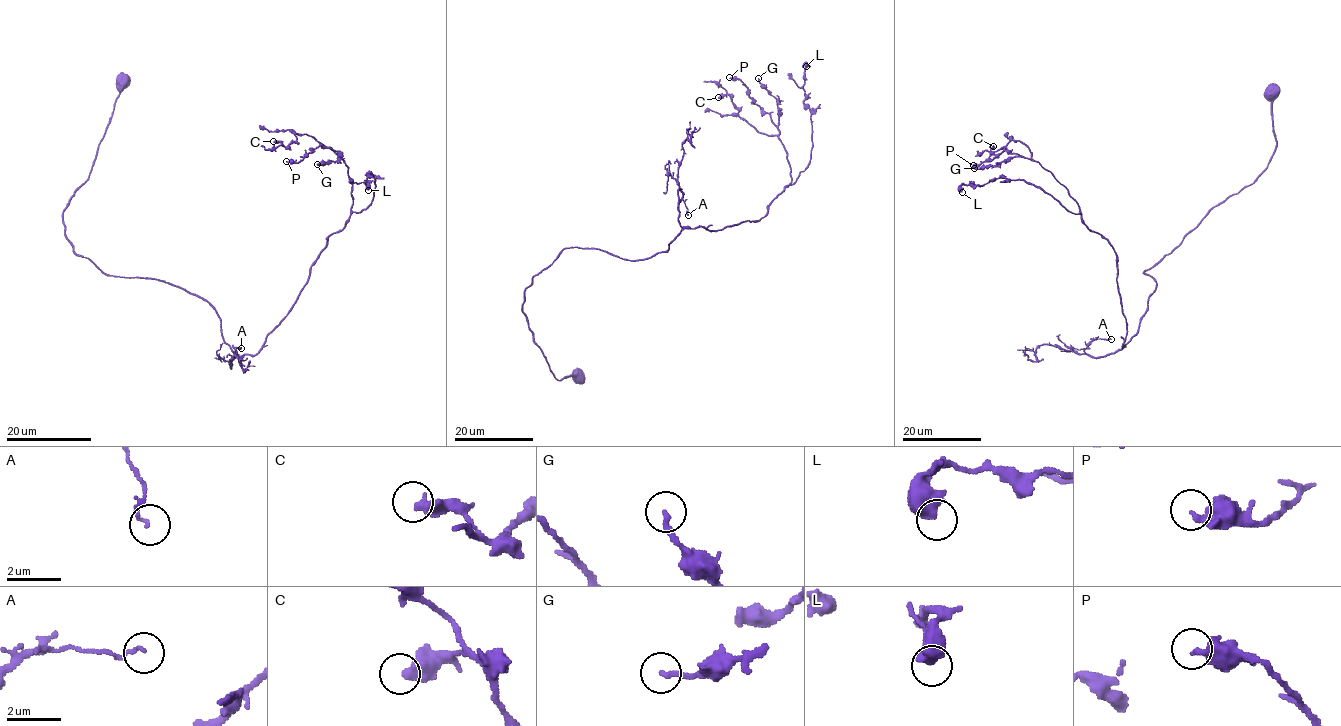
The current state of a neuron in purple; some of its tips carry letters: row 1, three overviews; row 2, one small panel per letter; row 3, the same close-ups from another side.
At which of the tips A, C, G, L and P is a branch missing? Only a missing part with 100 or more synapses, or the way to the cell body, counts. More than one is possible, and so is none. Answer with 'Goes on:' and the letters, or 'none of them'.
Goes on: none of them

